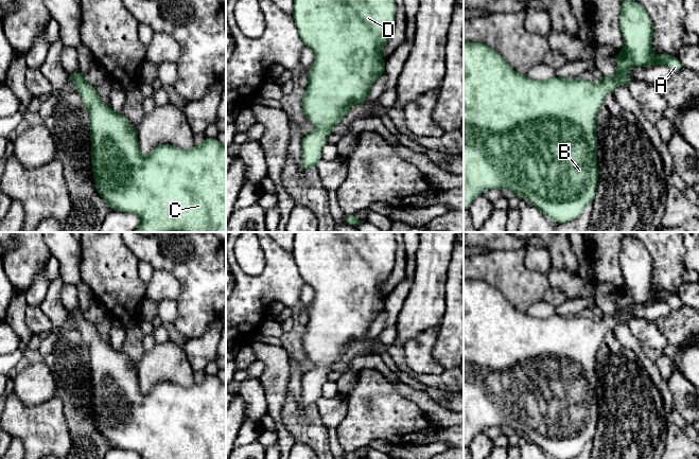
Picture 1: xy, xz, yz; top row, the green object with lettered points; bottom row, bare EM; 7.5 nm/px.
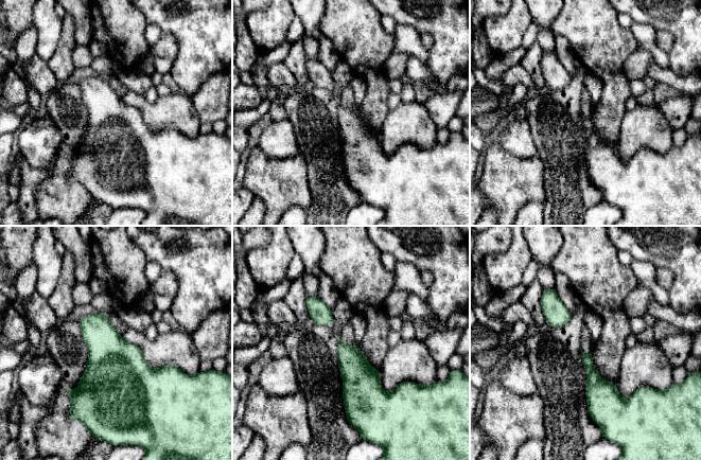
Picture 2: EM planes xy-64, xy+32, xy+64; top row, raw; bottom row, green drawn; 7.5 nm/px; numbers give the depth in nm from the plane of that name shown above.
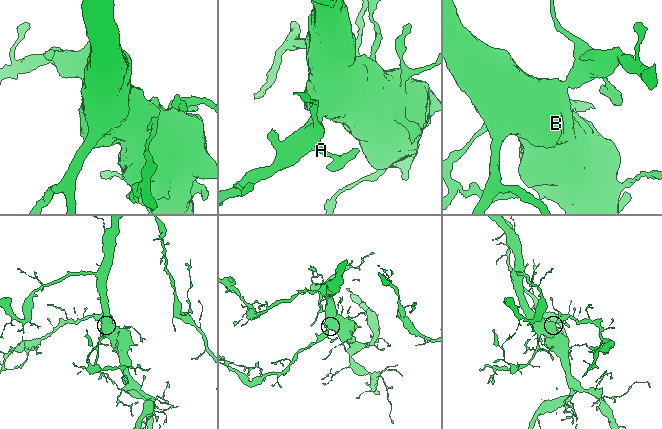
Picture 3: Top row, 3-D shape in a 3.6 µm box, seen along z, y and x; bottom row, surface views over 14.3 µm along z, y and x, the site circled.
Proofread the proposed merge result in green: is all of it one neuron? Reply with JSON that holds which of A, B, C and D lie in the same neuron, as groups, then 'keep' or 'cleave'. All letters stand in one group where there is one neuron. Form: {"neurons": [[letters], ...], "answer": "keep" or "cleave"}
{"neurons": [["A", "B", "C", "D"]], "answer": "keep"}

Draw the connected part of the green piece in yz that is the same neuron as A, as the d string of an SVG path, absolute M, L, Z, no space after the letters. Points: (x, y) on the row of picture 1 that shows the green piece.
M623 0L621 4L619 28L624 39L624 47L615 57L615 75L613 77L600 76L598 84L593 84L581 77L565 80L554 76L547 81L534 81L527 74L521 74L503 58L494 49L482 42L464 41L464 209L469 209L473 200L485 191L491 189L510 190L520 198L528 199L545 216L555 224L564 224L579 217L589 205L593 205L596 196L598 183L598 164L597 164L597 137L596 124L597 114L607 93L615 94L618 84L630 86L633 80L628 75L628 71L634 67L666 66L671 72L678 73L683 68L678 56L668 54L654 55L651 50L651 40L653 37L653 27L649 14L635 0Z

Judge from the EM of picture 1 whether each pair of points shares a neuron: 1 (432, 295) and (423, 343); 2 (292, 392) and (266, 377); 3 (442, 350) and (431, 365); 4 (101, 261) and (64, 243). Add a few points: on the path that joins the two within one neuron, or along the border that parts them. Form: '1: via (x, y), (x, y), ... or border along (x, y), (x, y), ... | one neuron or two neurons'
1: border along (438, 324), (425, 329), (404, 343) | two neurons
2: border along (291, 365), (285, 400), (280, 413) | two neurons
3: border along (436, 335), (433, 357), (446, 369) | two neurons
4: border along (80, 243), (81, 277) | two neurons

